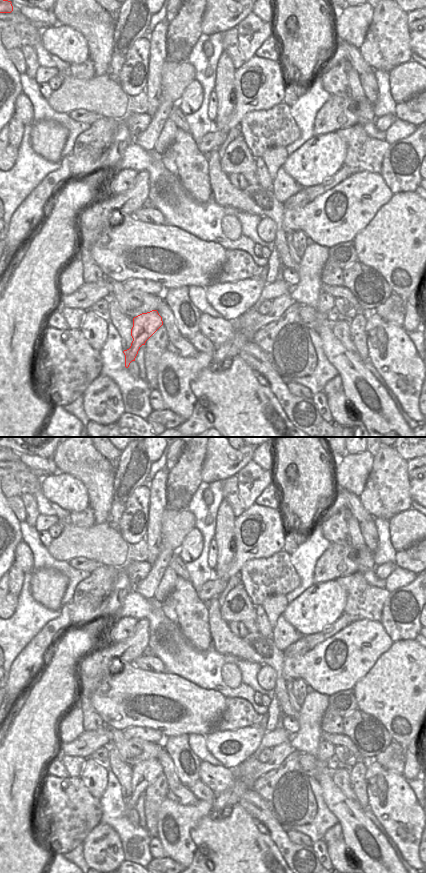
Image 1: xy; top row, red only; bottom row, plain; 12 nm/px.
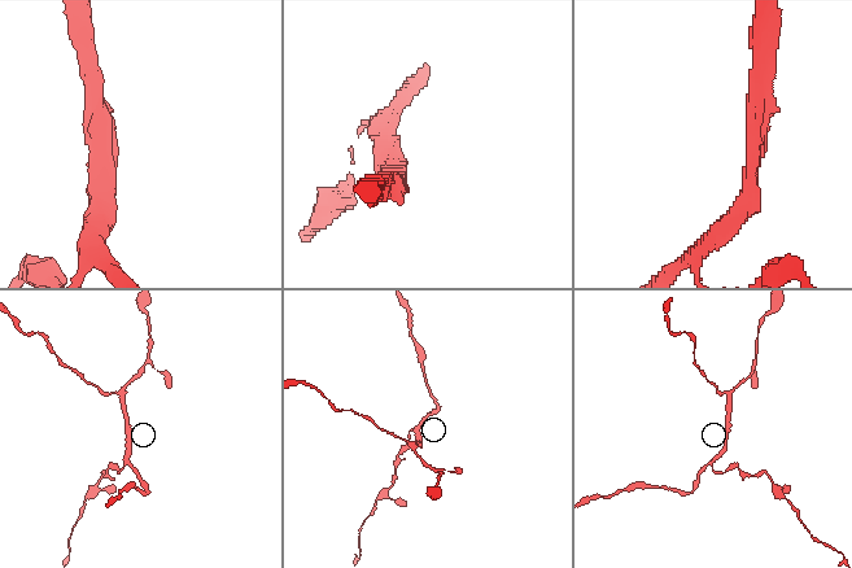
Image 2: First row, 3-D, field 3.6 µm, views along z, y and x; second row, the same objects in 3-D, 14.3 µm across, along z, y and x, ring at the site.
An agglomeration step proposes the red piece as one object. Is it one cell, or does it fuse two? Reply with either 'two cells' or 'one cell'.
one cell

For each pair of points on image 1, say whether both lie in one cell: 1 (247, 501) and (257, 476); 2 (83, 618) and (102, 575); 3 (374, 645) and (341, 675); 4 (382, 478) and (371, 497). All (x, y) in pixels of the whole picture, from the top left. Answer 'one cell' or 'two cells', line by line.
1: one cell
2: one cell
3: one cell
4: one cell

